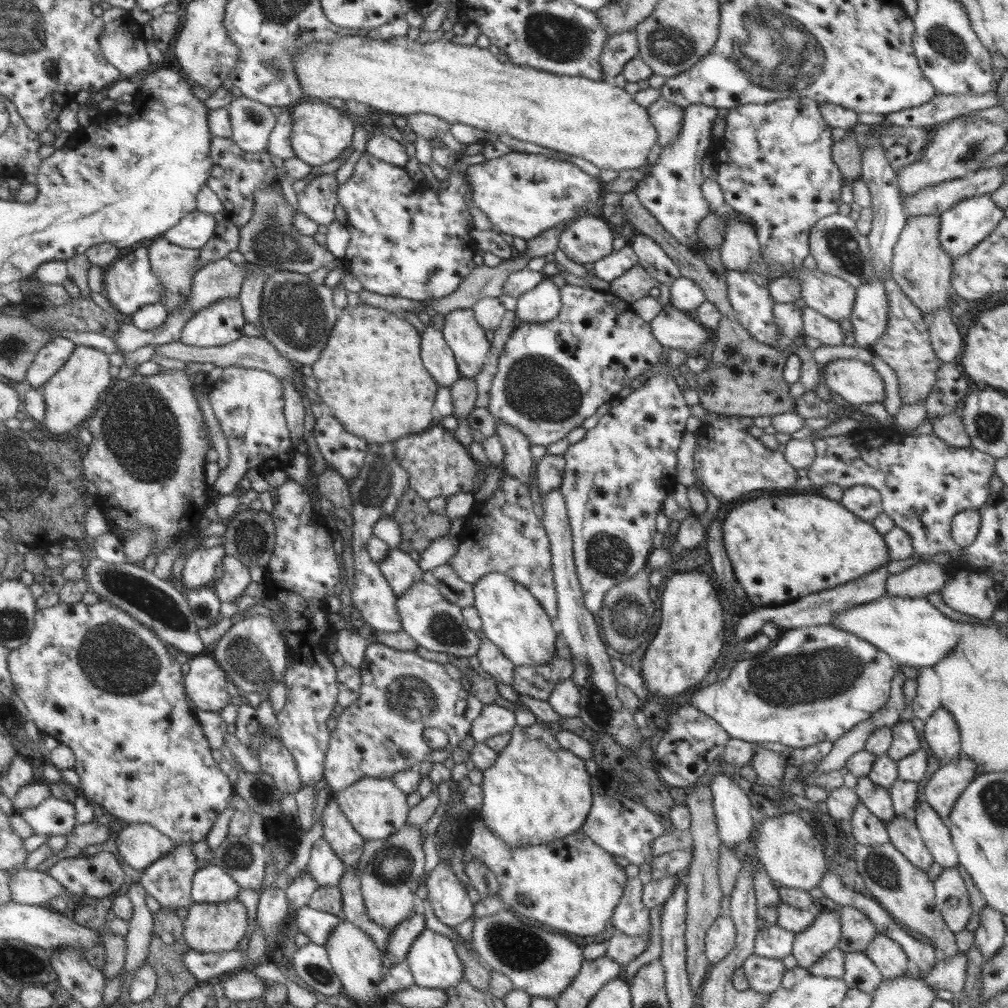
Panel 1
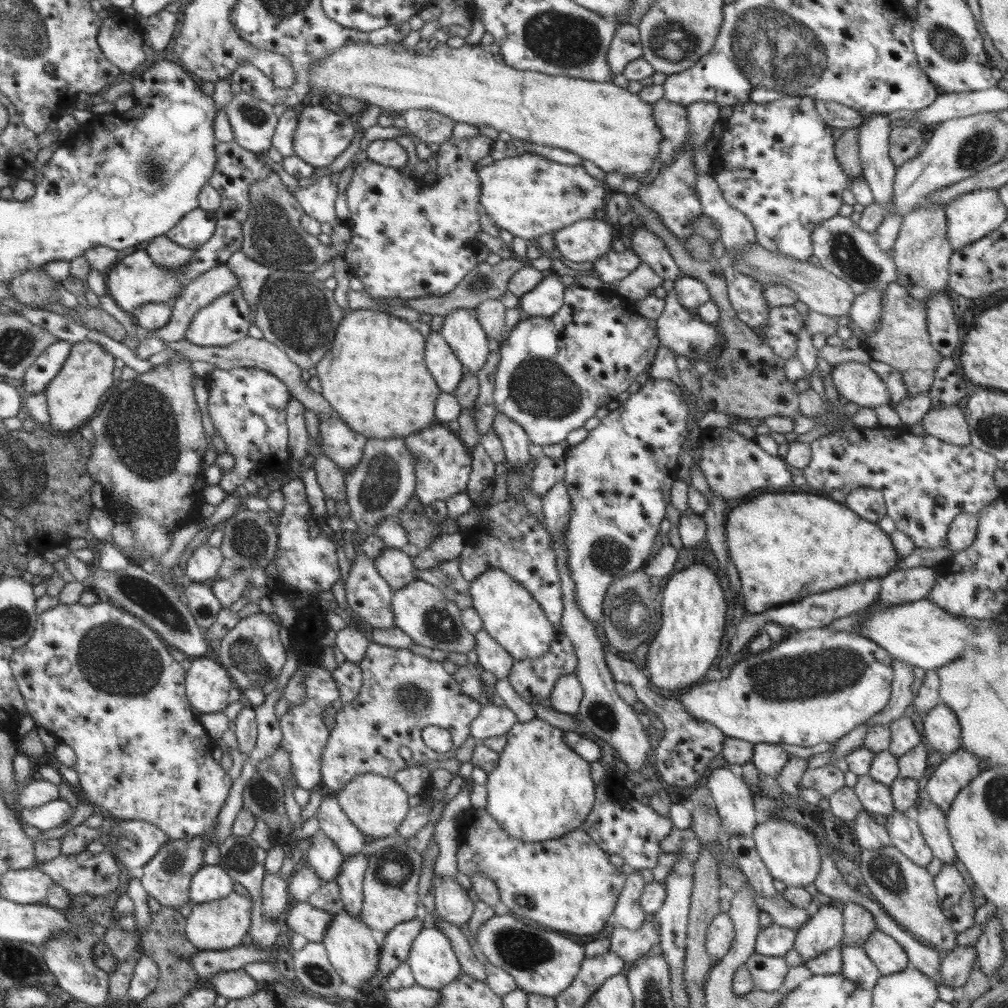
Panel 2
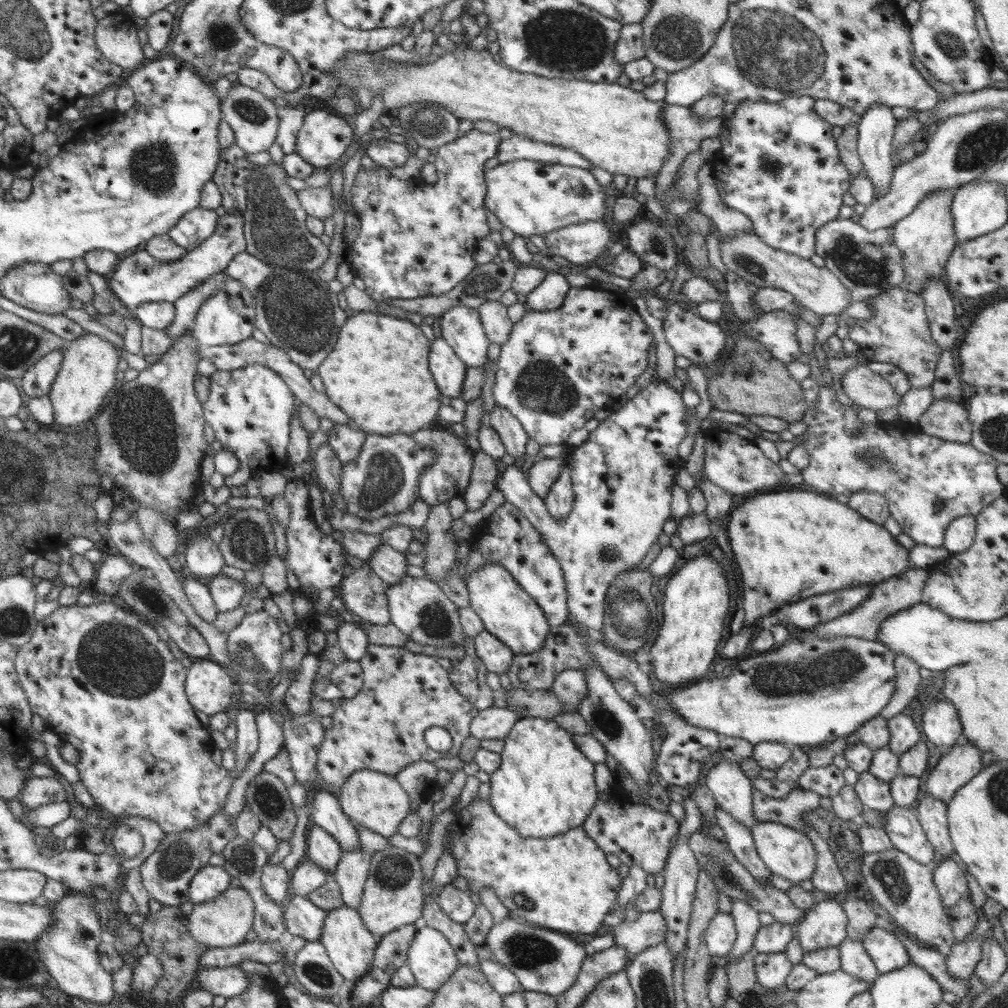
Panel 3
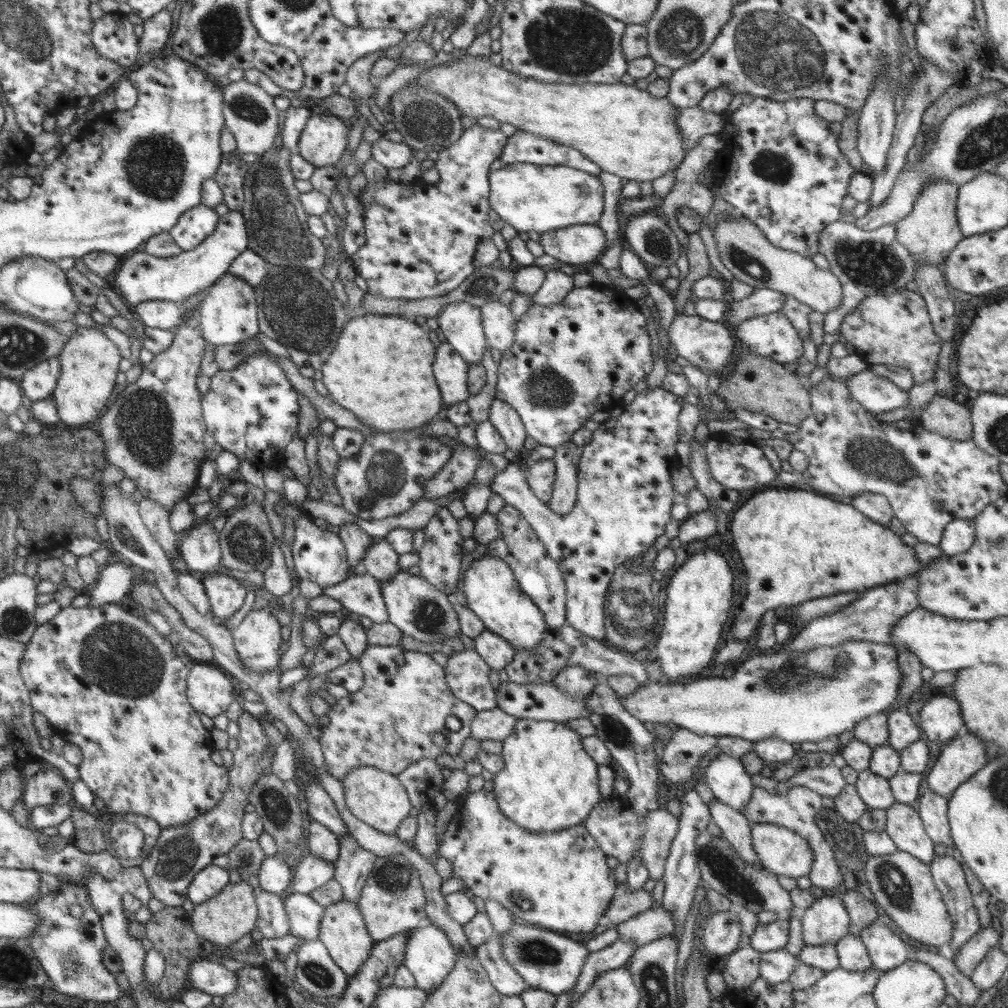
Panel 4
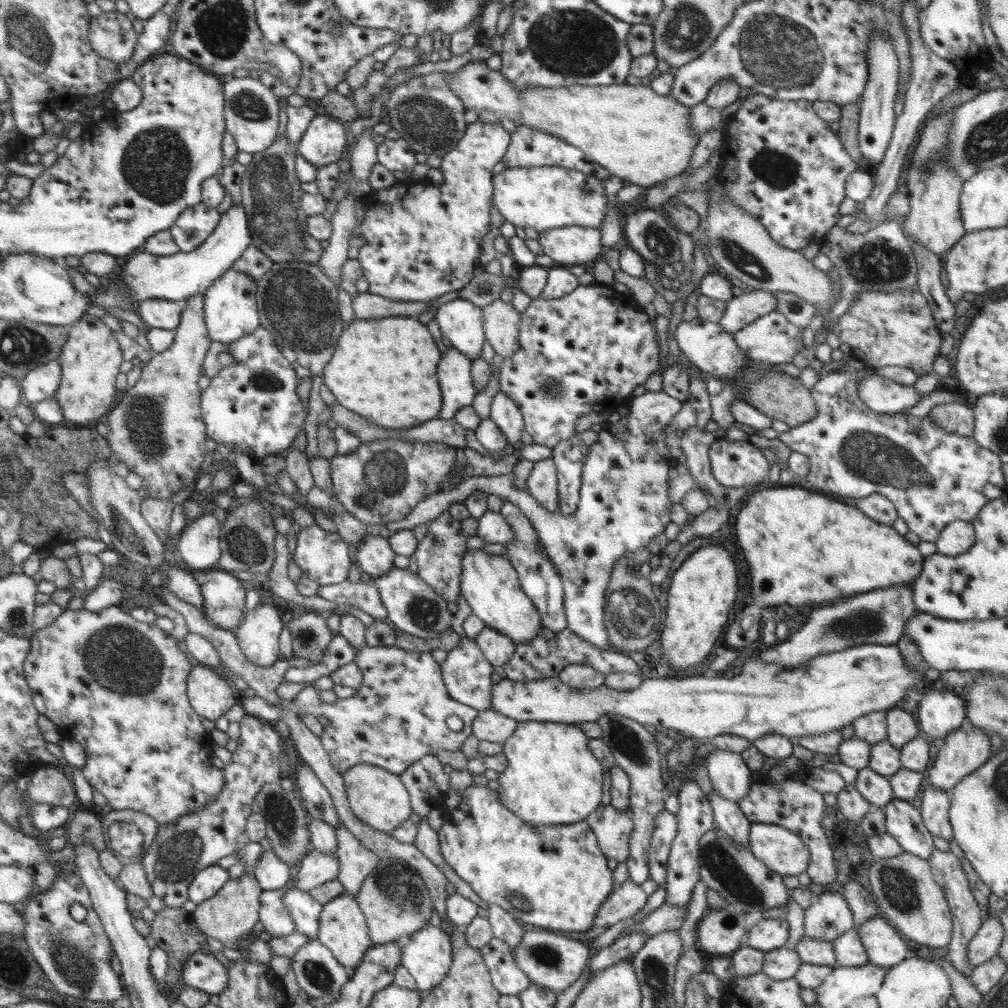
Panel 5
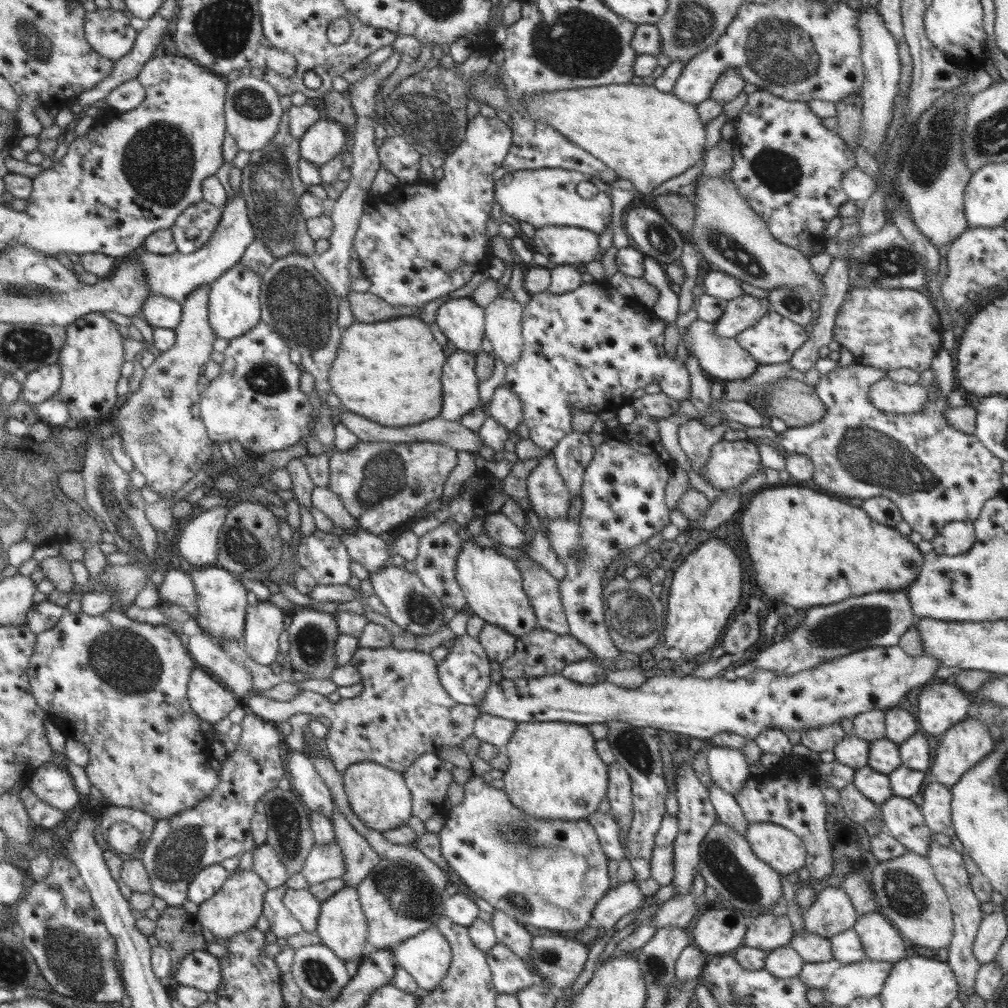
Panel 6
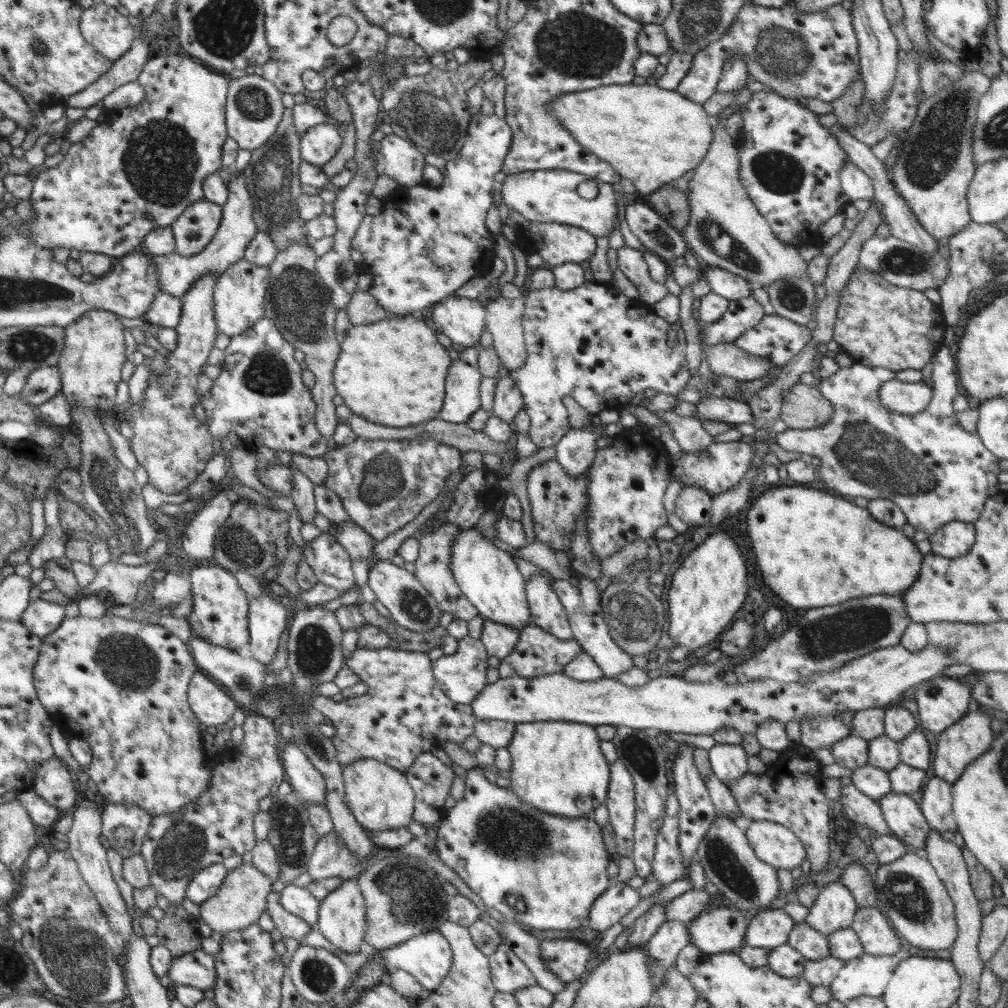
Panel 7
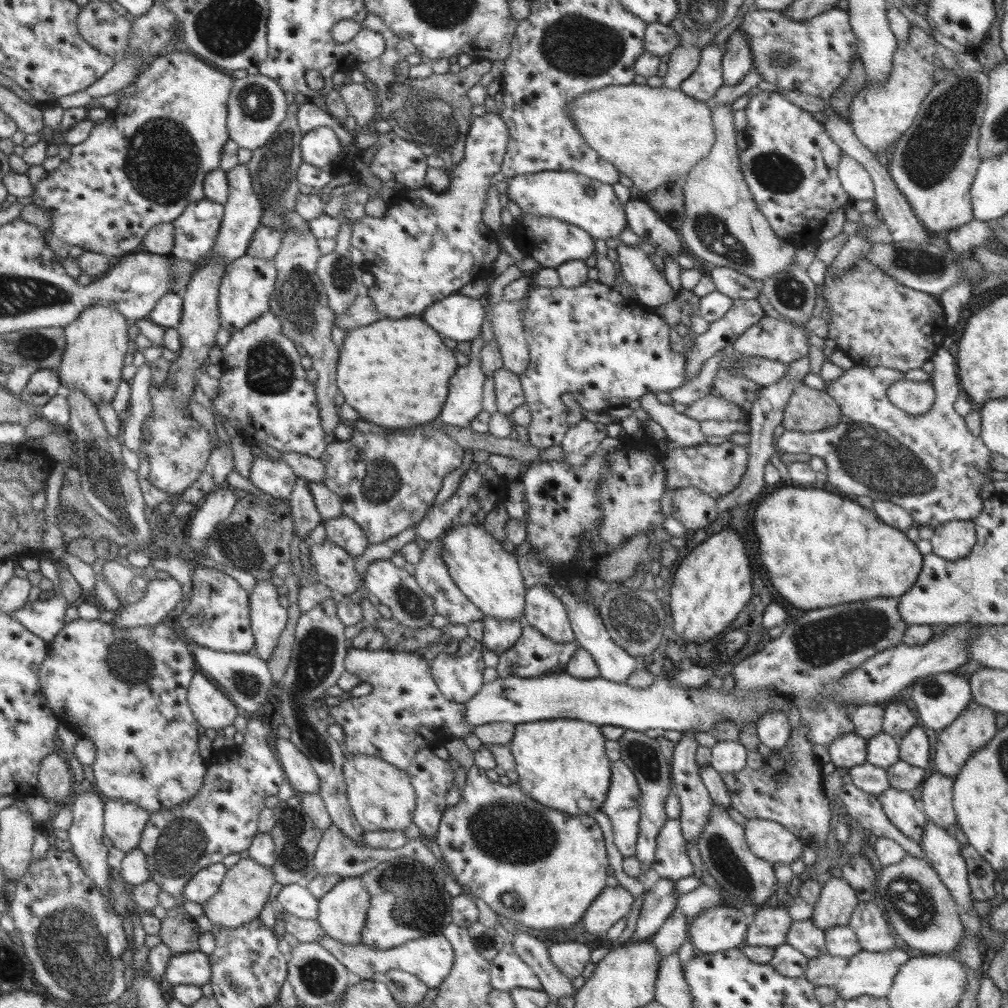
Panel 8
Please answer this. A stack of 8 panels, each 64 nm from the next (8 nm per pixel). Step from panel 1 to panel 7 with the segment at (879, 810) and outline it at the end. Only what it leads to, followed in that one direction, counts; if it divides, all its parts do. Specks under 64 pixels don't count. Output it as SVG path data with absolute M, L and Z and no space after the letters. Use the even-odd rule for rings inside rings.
M866 764L854 768L851 774L852 784L860 792L876 800L892 791L888 773L881 768Z

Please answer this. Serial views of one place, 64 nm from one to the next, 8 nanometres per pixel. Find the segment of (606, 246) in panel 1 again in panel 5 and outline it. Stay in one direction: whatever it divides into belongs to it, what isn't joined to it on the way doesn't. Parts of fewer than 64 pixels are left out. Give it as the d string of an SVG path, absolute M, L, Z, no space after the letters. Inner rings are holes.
M569 226L539 232L538 244L554 265L582 265L605 252L599 229Z

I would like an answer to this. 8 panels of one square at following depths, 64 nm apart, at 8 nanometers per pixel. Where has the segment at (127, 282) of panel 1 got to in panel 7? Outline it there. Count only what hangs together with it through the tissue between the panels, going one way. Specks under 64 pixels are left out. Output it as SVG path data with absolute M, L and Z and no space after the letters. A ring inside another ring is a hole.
M235 168L230 174L227 190L229 195L224 206L221 206L223 215L220 226L217 228L216 235L212 237L212 241L204 248L204 251L198 253L198 255L190 256L190 258L180 256L176 252L164 256L148 254L150 260L153 260L157 266L162 292L172 294L172 296L181 300L195 280L204 275L214 275L217 278L231 264L242 260L244 257L248 244L254 239L258 231L253 219L255 204L248 188L246 188L246 180L244 180L242 172Z

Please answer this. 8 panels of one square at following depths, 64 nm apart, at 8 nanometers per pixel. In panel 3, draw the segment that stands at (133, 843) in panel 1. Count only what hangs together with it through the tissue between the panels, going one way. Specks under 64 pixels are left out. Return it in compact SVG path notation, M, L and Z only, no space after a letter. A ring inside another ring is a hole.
M144 817L120 818L120 822L139 832L143 840L143 849L138 856L133 856L132 858L117 857L124 871L134 870L144 864L146 857L150 856L150 853L153 853L155 848L158 848L165 832L157 822Z

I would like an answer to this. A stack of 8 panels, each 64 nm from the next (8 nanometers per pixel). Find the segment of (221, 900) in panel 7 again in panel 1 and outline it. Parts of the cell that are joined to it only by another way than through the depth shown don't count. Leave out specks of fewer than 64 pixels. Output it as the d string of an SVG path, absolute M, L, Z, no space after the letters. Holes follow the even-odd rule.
M237 898L219 903L192 902L188 915L183 919L183 937L188 946L201 953L221 953L234 950L246 934L248 912L246 906Z

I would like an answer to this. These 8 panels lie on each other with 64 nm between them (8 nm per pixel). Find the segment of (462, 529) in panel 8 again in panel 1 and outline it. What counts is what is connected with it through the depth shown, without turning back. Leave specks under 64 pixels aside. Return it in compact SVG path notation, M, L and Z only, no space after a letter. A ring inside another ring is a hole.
M489 572L482 576L482 579L478 580L478 583L474 584L473 587L474 599L476 599L473 608L476 608L480 616L481 632L510 662L515 666L542 666L554 658L556 639L559 635L558 630L554 621L548 617L548 613L542 608L541 603L538 603L538 600L524 586L516 584L509 576L499 572Z

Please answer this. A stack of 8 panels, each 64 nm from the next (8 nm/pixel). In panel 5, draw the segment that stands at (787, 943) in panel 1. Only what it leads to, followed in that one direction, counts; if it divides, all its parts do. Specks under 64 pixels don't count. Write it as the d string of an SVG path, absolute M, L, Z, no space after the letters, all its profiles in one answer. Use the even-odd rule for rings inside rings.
M784 916L778 919L762 919L750 928L742 943L766 953L784 947L788 940L788 931L789 926Z

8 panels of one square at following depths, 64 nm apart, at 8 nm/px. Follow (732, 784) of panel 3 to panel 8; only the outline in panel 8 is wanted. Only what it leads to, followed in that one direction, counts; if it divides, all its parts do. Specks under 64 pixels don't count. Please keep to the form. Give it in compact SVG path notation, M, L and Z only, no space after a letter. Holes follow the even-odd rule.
M738 740L718 741L711 748L711 767L721 774L741 771L747 764L747 748Z

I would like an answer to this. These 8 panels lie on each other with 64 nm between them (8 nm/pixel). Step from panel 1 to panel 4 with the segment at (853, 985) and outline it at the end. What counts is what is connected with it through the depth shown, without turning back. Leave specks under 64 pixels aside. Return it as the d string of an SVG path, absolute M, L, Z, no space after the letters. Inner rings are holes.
M846 933L835 947L839 966L847 971L864 972L876 969L860 937Z

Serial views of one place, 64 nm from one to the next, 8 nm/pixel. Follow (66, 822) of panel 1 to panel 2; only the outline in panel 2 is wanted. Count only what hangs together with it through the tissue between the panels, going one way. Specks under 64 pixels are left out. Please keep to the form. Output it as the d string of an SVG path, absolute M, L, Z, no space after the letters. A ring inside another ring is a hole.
M60 798L43 804L37 811L26 812L26 818L31 826L44 831L64 825L74 816L74 812L75 809Z

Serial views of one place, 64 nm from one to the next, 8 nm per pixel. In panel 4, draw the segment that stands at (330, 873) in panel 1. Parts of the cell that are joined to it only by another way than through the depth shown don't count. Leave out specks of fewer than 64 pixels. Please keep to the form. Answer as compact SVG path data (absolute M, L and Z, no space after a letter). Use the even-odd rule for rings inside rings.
M308 820L305 829L306 852L315 854L334 866L339 857L339 838L329 828L314 820Z

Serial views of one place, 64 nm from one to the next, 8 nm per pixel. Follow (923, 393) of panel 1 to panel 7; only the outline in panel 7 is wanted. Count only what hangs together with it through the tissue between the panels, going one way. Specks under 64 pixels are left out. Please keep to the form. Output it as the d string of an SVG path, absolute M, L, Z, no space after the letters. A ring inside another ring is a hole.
M868 269L851 274L841 292L833 326L833 339L853 360L868 368L882 367L898 372L906 368L922 370L944 342L946 323L940 306L932 303L923 291L890 284L882 275Z

